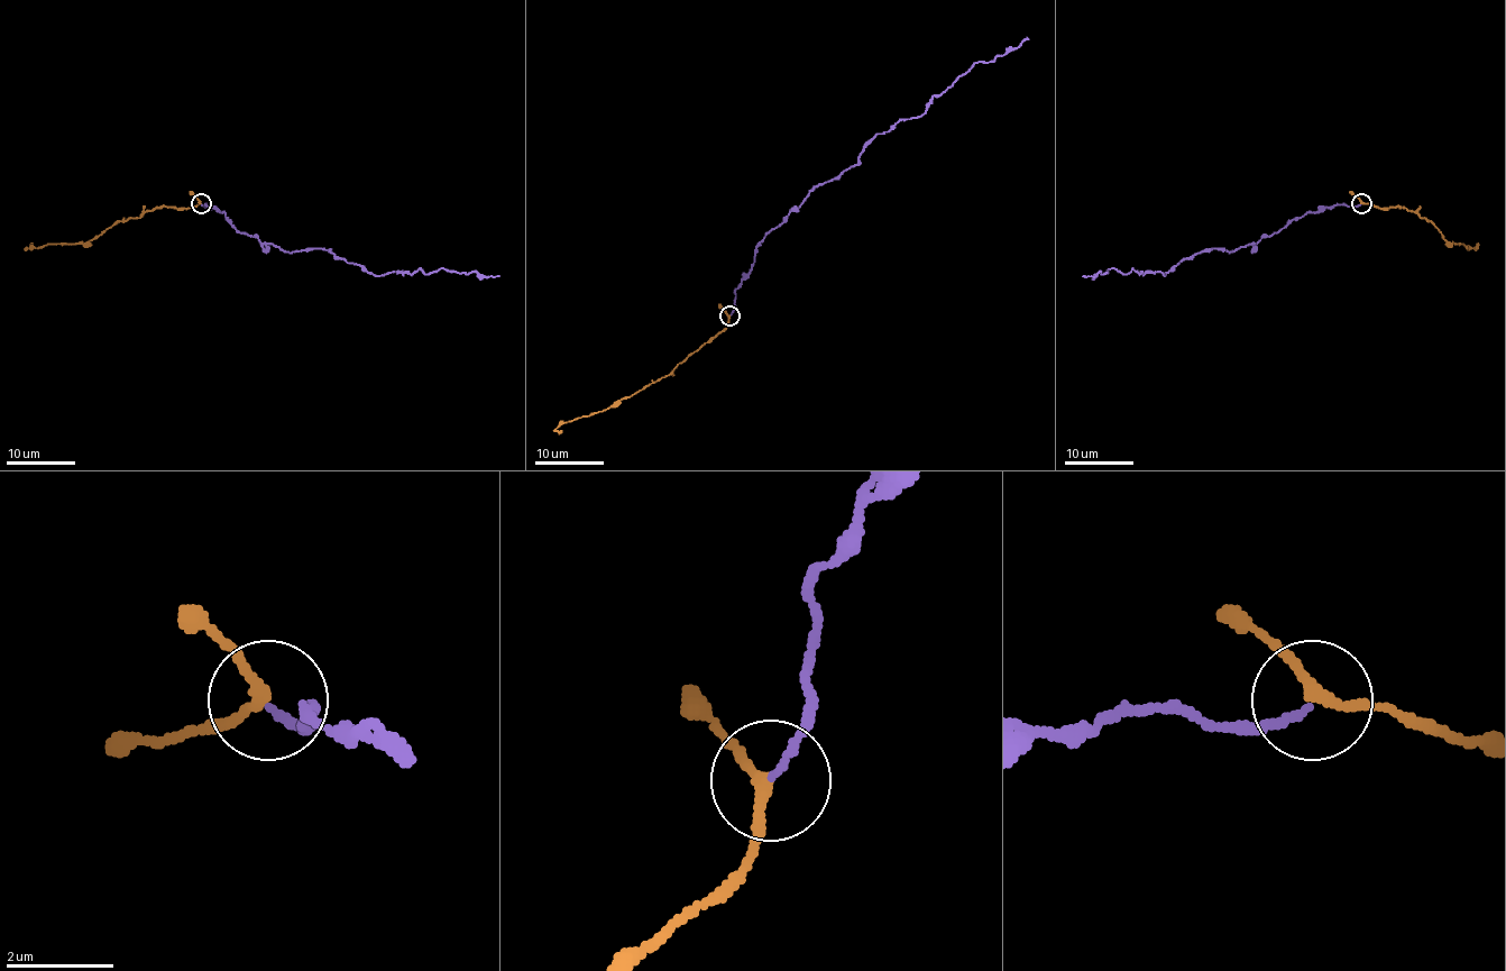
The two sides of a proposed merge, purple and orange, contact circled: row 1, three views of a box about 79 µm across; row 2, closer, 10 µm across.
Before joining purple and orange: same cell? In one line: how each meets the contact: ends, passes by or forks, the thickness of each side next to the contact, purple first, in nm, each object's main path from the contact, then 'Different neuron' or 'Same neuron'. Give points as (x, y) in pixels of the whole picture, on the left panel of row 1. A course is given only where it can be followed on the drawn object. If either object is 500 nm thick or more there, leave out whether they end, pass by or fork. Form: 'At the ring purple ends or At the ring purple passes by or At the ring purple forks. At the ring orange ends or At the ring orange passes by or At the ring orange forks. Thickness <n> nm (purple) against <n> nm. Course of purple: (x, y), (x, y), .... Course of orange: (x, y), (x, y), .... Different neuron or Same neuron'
At the ring purple ends. At the ring orange passes by. Thickness 130 nm (purple) against 200 nm. Course of purple: (200, 203), (225, 212), (238, 231), (262, 243), (286, 252), (324, 248), (376, 276), (420, 268), (499, 276). Course of orange: (200, 203), (147, 210), (138, 217), (116, 222), (84, 243), (28, 248), (33, 243). Same neuron

